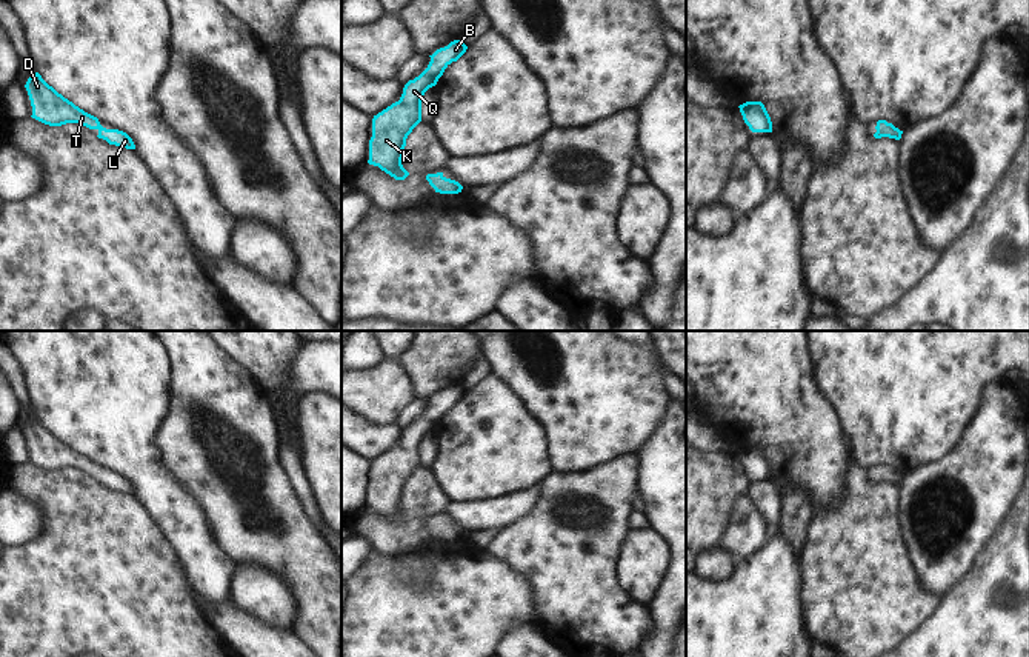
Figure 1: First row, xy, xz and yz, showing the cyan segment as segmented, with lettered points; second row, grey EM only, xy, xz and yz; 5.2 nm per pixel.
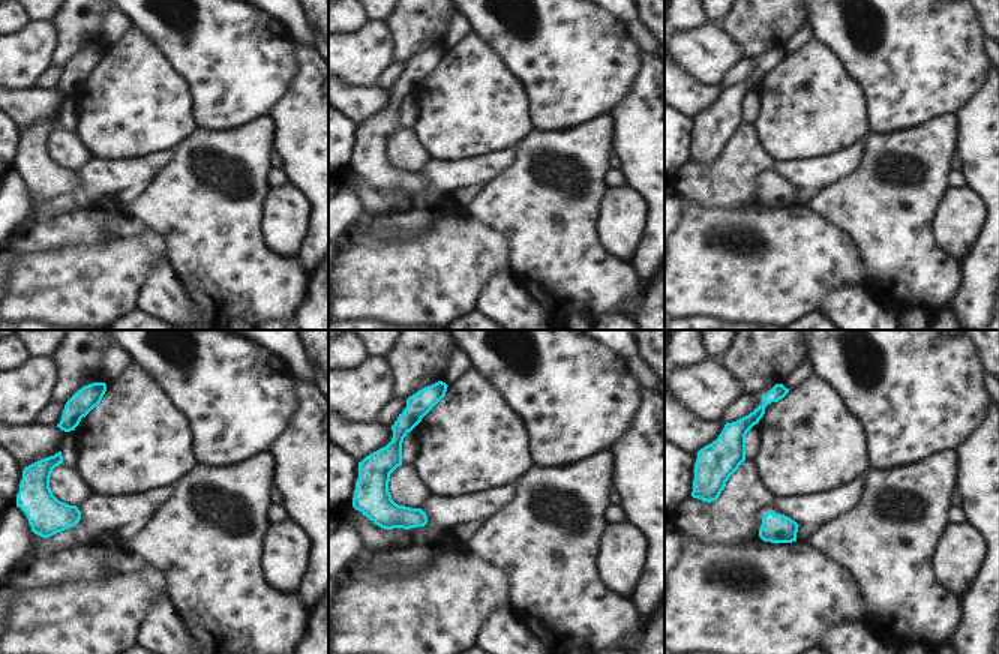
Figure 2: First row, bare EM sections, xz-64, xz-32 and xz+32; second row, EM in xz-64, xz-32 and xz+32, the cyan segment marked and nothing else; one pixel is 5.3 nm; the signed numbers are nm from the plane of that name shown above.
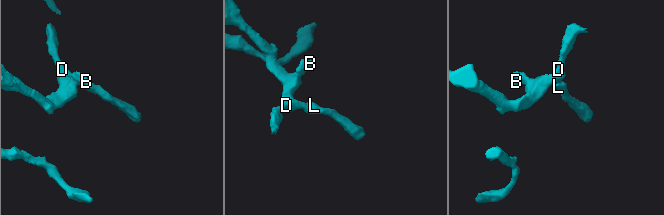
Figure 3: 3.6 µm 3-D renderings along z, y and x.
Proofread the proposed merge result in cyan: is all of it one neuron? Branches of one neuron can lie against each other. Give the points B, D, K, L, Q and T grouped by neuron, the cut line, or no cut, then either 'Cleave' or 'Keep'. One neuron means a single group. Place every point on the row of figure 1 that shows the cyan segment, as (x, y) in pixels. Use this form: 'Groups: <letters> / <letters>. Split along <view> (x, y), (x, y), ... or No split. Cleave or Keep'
Groups: B D K L Q T. No split. Keep

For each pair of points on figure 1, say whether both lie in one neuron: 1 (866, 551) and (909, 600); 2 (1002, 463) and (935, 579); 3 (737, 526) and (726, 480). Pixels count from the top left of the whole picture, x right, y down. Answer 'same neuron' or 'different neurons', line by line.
1: same neuron
2: same neuron
3: different neurons

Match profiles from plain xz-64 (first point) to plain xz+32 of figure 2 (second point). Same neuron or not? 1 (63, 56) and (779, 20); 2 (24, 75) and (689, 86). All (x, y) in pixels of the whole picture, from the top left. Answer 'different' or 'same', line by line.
1: same
2: different

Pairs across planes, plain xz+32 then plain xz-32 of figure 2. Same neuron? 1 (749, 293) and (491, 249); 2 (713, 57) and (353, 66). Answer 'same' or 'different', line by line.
1: same
2: same

